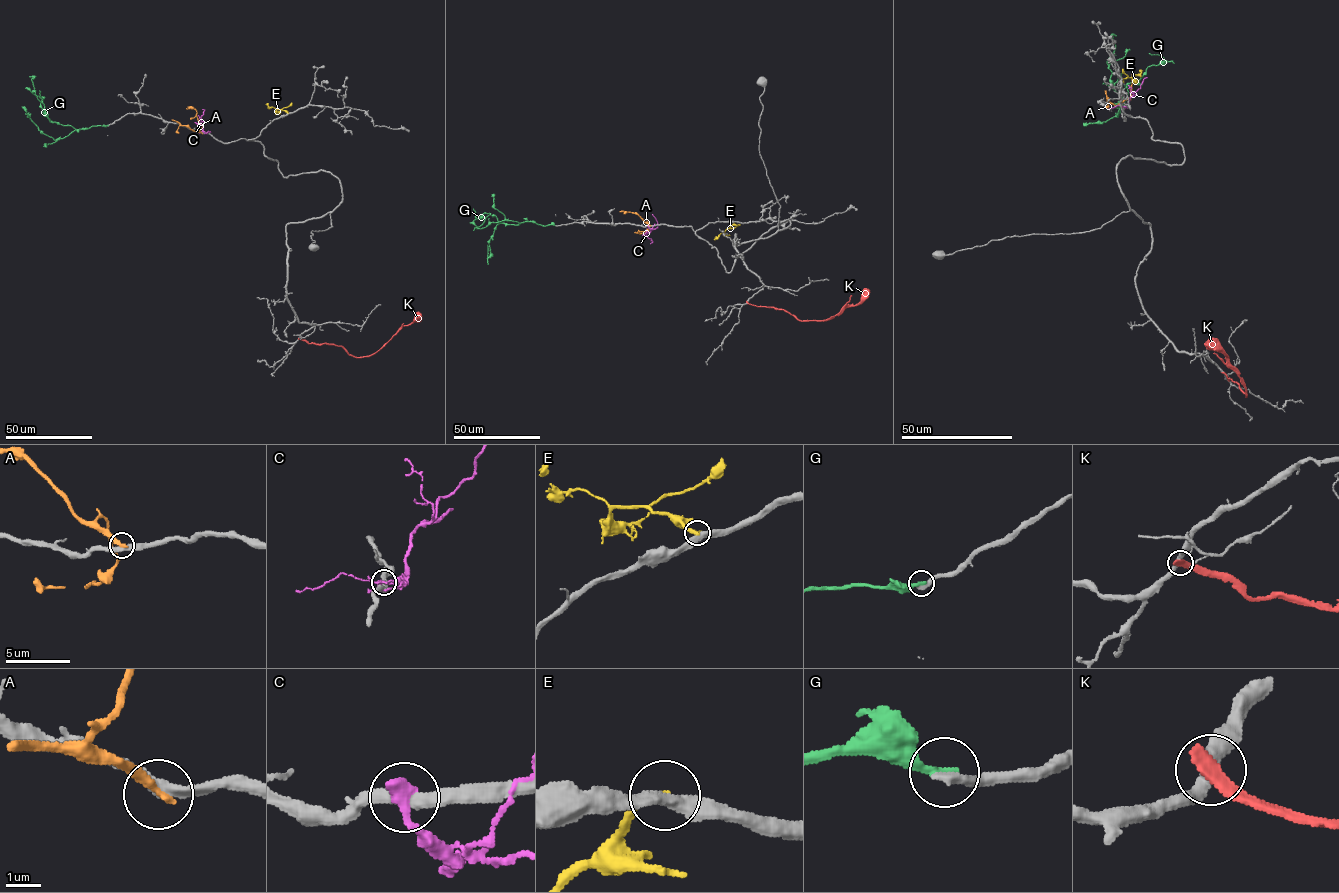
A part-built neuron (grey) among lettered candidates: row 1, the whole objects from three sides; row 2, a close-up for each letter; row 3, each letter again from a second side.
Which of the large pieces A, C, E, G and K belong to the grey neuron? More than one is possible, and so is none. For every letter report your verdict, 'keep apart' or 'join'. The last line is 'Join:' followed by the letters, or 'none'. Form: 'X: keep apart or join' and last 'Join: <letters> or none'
A: keep apart
C: keep apart
E: keep apart
G: keep apart
K: keep apart
Join: none

